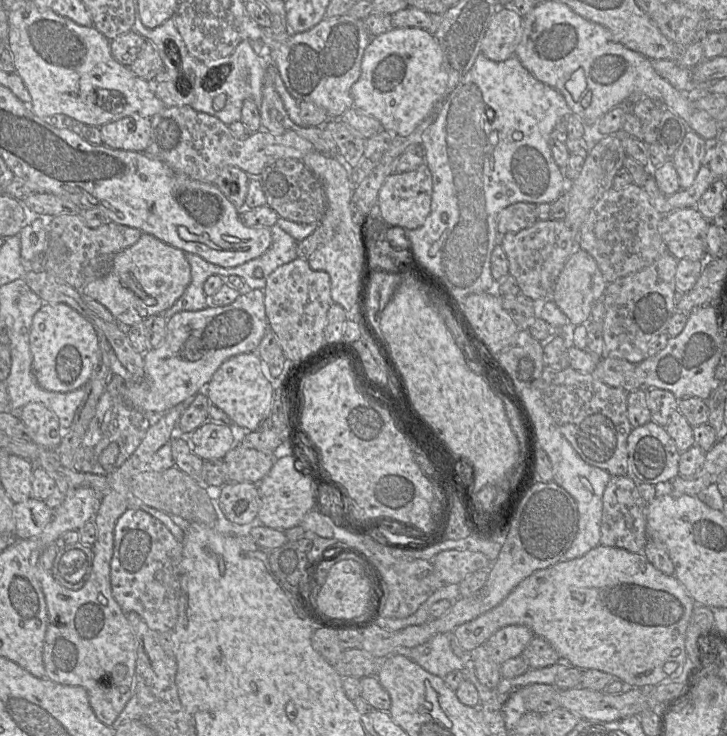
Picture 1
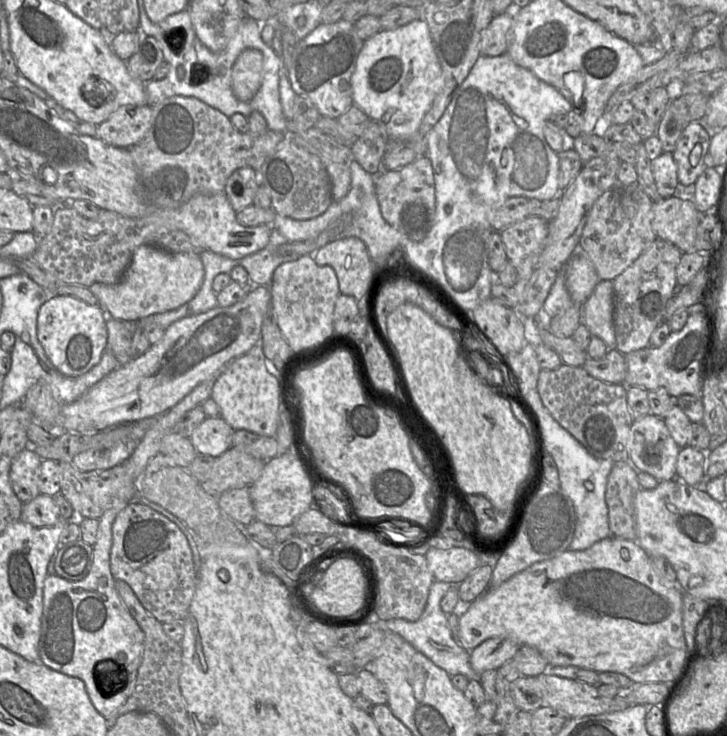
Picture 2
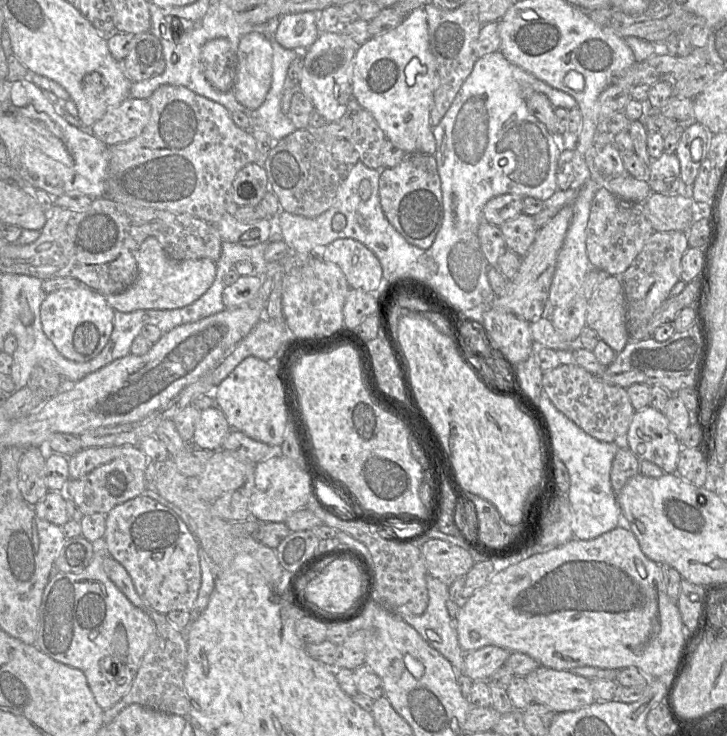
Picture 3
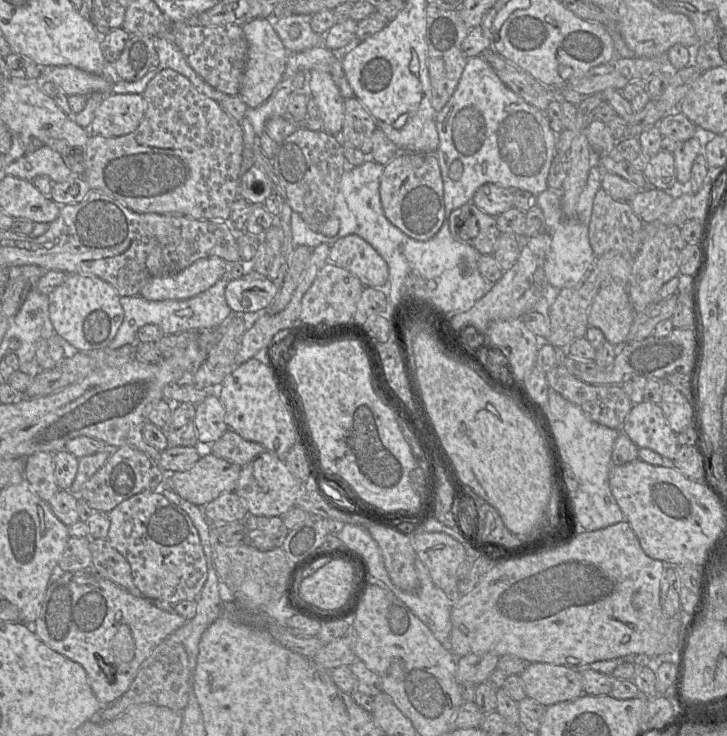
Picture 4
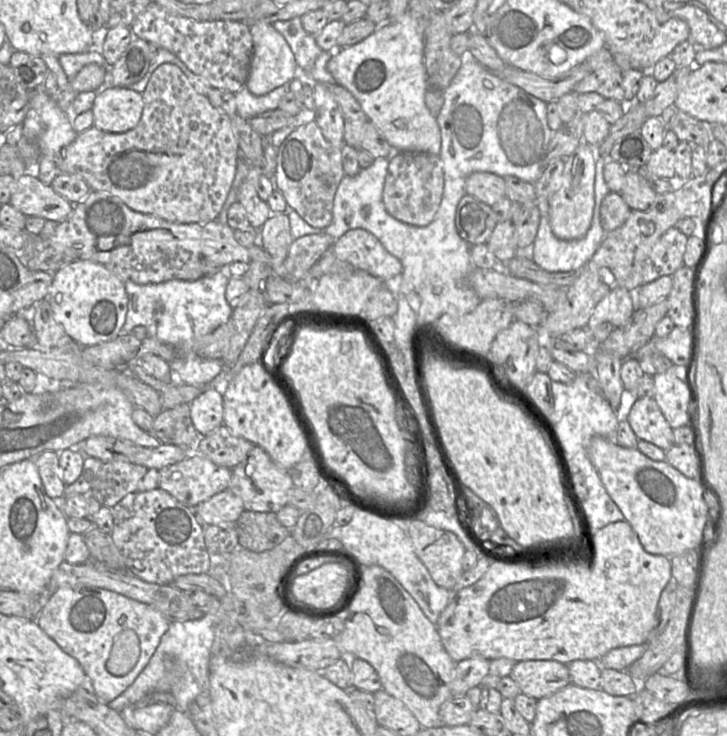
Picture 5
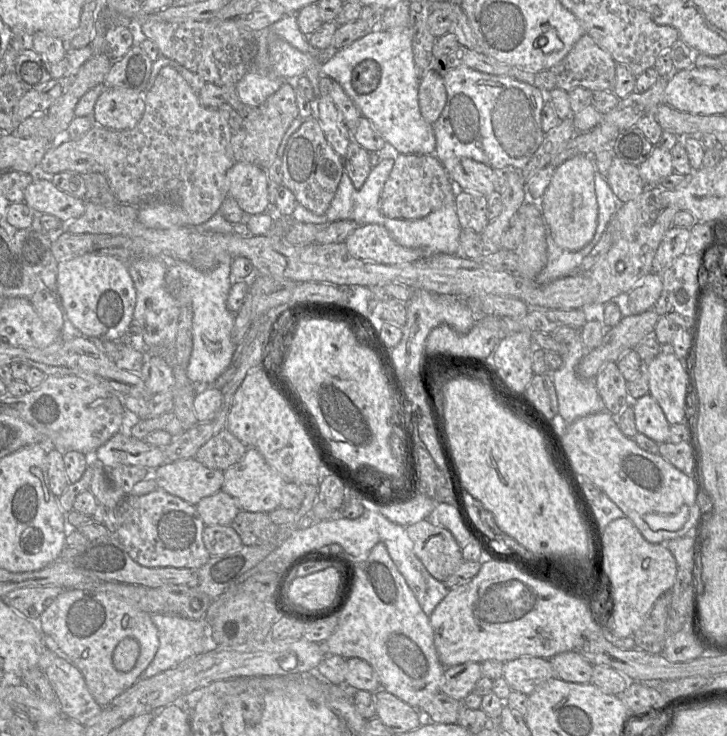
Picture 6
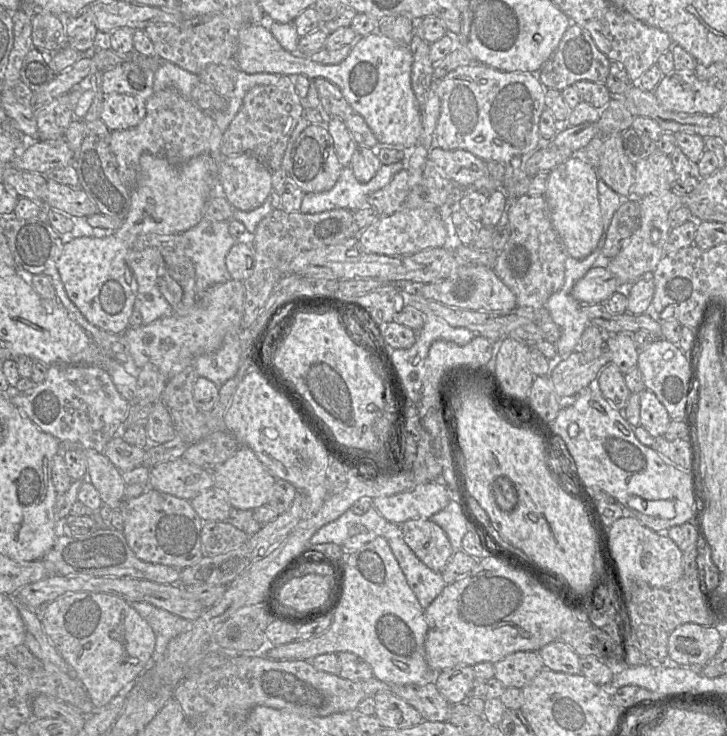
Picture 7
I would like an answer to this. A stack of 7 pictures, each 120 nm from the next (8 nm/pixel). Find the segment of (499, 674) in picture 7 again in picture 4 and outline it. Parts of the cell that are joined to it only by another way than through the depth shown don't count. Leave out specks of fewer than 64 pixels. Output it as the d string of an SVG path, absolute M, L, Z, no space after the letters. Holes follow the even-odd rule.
M527 663L520 674L528 697L544 707L574 700L583 695L578 670L548 663Z

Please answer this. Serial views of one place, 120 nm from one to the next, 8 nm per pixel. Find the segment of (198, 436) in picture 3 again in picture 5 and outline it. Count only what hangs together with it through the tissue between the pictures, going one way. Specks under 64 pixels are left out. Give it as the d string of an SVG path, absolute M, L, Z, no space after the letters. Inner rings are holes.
M205 386L190 403L192 423L200 436L216 430L223 424L223 389Z

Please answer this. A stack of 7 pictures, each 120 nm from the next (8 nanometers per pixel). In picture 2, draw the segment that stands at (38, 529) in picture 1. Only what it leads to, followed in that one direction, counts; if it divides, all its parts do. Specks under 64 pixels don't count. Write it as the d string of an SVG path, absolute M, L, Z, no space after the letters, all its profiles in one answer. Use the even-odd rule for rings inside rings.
M40 494L21 508L20 520L37 528L53 526L60 519L63 518L52 496Z

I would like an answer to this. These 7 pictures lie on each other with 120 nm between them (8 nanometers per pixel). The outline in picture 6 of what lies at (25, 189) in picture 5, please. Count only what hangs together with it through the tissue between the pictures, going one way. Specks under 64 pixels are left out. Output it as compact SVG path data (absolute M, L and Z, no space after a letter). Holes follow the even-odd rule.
M35 179L25 190L24 203L35 213L51 214L65 223L85 212L86 201L62 192L50 179Z

